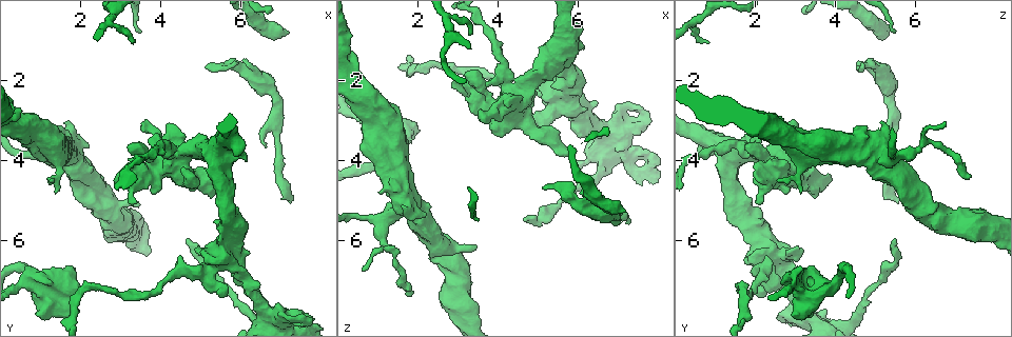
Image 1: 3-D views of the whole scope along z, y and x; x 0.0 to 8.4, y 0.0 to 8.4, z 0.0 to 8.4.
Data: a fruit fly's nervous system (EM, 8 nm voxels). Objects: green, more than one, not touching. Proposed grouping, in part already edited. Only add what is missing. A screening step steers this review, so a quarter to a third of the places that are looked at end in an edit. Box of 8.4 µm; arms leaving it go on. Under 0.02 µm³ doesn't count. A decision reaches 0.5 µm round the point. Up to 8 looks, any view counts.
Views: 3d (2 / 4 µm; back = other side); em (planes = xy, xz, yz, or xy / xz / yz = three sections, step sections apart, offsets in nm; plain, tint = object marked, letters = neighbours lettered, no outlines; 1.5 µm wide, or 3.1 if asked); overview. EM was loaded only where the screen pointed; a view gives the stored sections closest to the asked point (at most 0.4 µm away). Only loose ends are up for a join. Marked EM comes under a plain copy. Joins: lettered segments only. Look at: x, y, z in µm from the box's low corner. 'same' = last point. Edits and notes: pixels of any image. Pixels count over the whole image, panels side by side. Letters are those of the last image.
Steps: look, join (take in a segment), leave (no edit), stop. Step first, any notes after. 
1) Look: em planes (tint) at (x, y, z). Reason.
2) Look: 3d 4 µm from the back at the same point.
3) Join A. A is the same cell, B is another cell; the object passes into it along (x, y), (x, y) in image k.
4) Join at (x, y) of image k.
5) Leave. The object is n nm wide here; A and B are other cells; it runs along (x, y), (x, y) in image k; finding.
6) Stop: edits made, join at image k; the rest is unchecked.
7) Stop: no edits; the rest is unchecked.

Look: em planes (letters) at (3.50, 5.10, 6.20). Branch stops here.

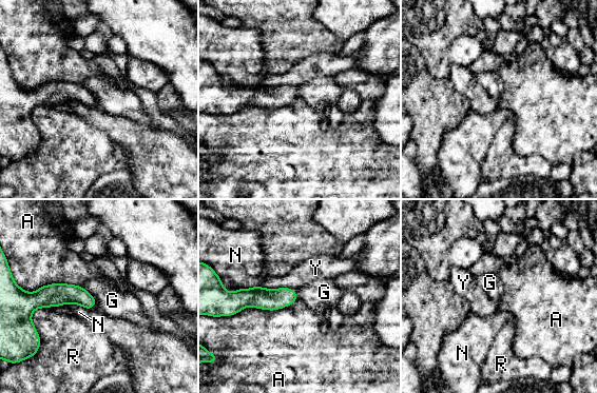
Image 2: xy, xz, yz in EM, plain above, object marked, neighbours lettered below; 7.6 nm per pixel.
Join Y. The longest contact is with A, 550 nm; Y is the same cell, A, G, N and R are other cells; the object passes into it along (271, 299), (291, 289), (315, 268) in image 2; the neuron continues.

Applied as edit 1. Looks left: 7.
Look: overview. Redraw.

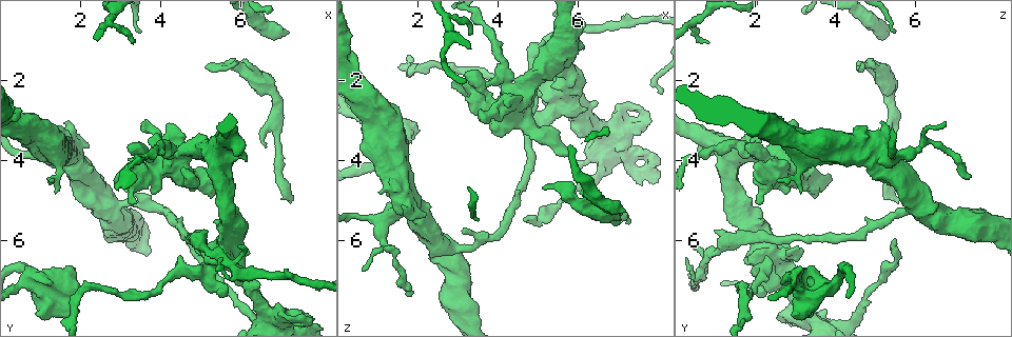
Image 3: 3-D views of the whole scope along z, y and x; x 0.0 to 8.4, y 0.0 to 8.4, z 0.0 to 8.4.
Look: em planes (letters) at (5.10, 1.65, 4.70). Tapers out.

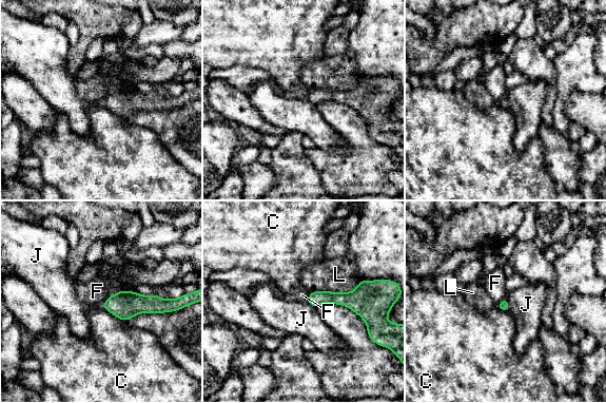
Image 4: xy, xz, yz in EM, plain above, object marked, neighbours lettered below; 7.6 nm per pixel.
Join L. L is the same cell, C, F and J are other cells; it goes on there.

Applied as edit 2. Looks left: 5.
Stop: edits made, join at image 2, join at image 4; the rest is unchecked.

